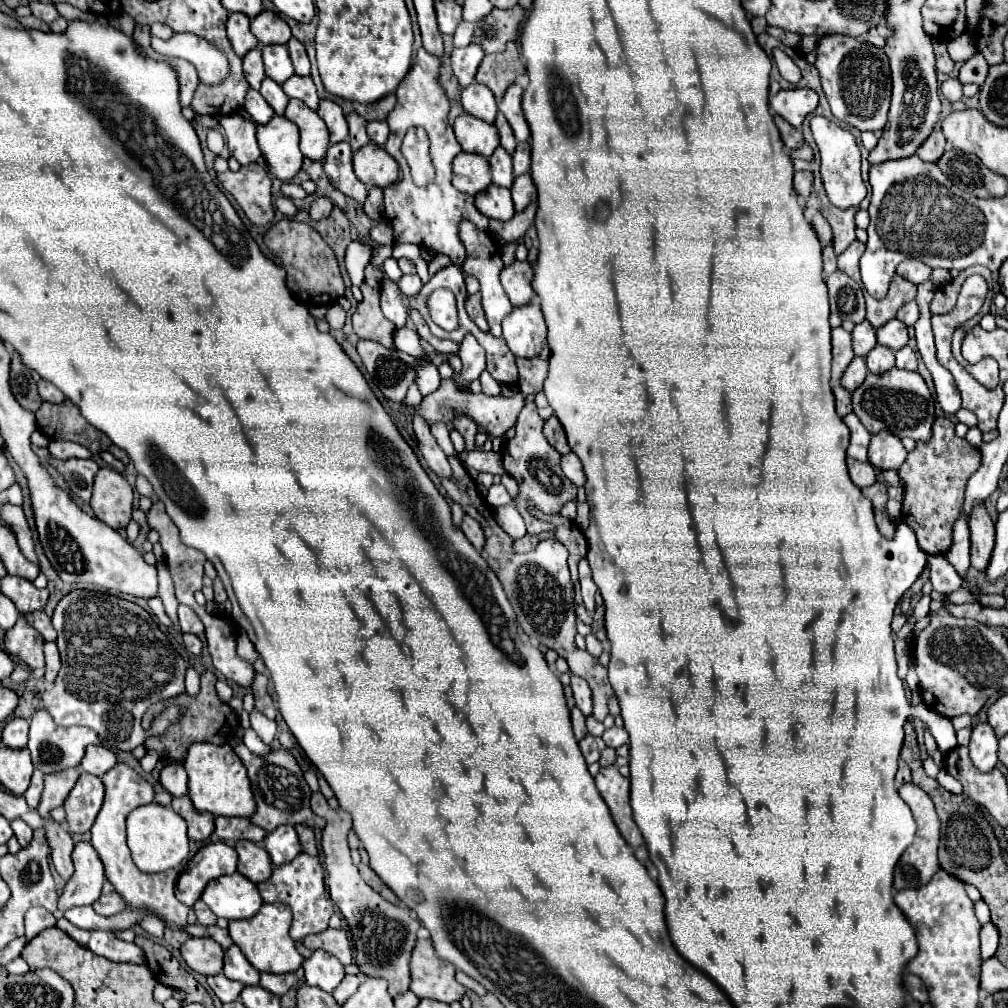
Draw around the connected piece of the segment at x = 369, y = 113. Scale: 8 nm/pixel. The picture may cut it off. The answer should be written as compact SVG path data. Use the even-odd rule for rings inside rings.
M388 94L388 96L380 98L378 102L372 102L372 104L360 104L360 102L356 102L354 104L354 110L362 118L366 118L368 122L370 120L386 120L386 116L394 108L394 104L396 104L396 96L394 94Z

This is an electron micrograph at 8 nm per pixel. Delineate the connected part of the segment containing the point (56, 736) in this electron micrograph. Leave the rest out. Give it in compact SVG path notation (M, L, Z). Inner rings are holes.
M46 710L34 712L34 716L30 720L28 750L32 754L34 768L42 770L44 774L58 772L58 770L70 768L70 766L78 766L88 744L100 744L100 738L98 738L98 734L94 730L90 730L90 728L78 728L78 726L76 728L62 728L62 726L54 724L52 716Z

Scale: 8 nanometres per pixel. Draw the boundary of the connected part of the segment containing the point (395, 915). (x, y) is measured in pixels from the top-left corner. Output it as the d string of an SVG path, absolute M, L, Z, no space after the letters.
M312 792L310 808L326 820L326 828L322 830L322 852L324 852L324 868L326 868L326 882L328 894L332 902L342 912L348 930L352 934L352 942L356 948L356 966L364 976L370 978L384 978L388 982L388 992L392 998L408 992L410 986L410 954L416 942L416 932L420 922L408 908L400 908L384 900L378 892L374 892L360 876L358 868L352 864L350 848L346 842L346 834L352 828L350 814L340 807L333 810L326 804L326 798L320 792Z

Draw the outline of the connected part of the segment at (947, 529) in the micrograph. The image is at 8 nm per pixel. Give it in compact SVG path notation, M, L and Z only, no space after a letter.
M936 418L932 428L932 438L926 442L916 442L914 450L908 452L906 462L898 468L900 478L904 480L904 502L902 502L902 520L916 532L918 546L928 554L946 554L952 546L952 524L960 514L960 504L964 502L964 488L968 478L980 468L980 450L970 446L964 438L954 434L954 424L948 418Z

